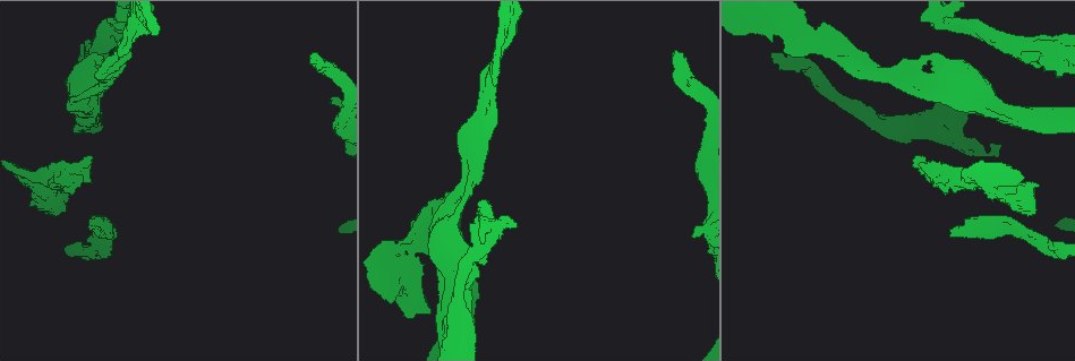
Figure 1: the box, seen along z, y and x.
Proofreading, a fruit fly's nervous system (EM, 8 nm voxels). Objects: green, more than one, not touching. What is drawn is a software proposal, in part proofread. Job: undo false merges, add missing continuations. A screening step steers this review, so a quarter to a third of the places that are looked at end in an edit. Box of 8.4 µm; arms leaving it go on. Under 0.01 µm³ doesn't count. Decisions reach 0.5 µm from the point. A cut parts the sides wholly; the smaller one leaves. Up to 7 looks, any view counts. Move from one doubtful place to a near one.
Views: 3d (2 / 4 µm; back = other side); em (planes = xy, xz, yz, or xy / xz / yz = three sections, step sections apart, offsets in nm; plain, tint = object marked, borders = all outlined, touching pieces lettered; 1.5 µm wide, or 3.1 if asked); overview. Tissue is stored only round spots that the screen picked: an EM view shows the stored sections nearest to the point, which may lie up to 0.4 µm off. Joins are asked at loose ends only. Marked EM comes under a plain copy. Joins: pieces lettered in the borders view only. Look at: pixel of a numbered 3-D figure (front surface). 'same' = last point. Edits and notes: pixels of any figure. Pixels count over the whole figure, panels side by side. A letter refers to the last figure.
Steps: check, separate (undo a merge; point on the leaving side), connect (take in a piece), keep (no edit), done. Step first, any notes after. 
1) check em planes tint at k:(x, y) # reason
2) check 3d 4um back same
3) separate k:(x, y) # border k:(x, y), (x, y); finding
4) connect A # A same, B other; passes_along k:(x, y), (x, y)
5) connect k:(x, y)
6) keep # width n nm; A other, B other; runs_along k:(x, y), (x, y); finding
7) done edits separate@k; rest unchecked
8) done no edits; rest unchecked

check 3d 2um at 1:(771, 55)

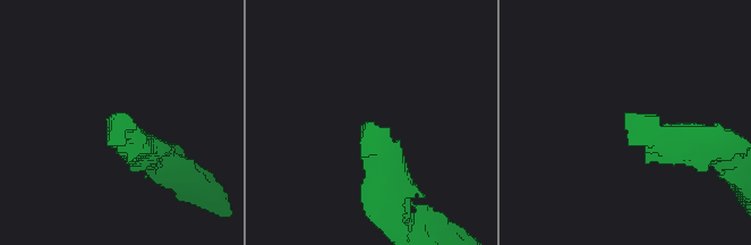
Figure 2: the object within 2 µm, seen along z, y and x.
check em planes borders at 2:(368, 123) # now the EM

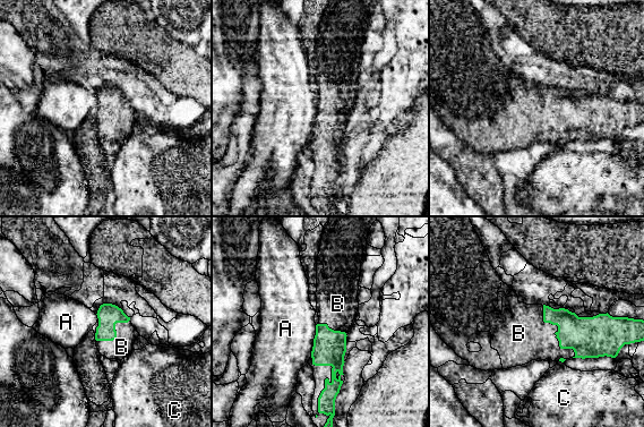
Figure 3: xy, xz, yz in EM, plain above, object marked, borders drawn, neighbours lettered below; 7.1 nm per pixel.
connect B # A other, B same, C other; passes_along 3:(589, 336), (556, 332), (521, 335); it goes on there

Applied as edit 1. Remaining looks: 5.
check em planes borders at 1:(90, 157) # an open end

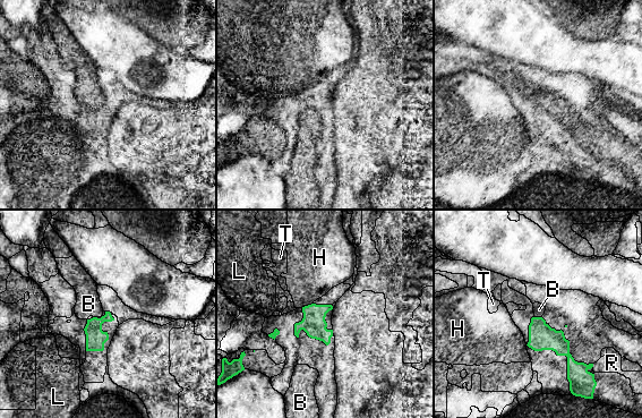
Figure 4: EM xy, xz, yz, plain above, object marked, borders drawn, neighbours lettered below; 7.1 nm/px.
keep # B other, H other, L other, R other, T other; runs_along 4:(534, 320), (585, 375); none of them fits

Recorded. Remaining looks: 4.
check em planes borders at 1:(1028, 233) # arms part here

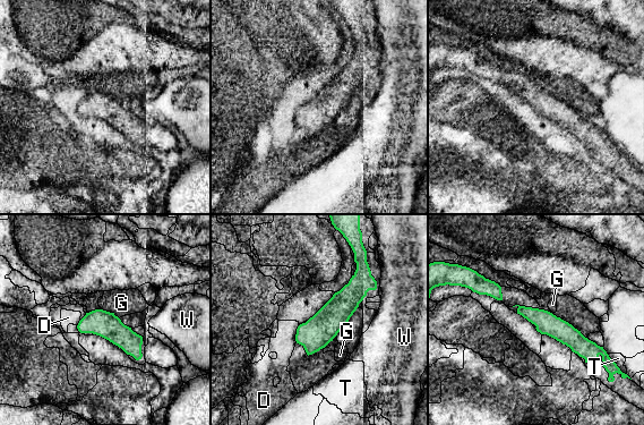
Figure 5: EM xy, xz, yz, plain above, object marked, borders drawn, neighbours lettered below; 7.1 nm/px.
keep # D other, G other, T other, W other; border 5:(102, 308), (112, 312), (119, 319); continuous, no second neuron

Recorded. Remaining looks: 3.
done edits connect@3; rest unchecked

